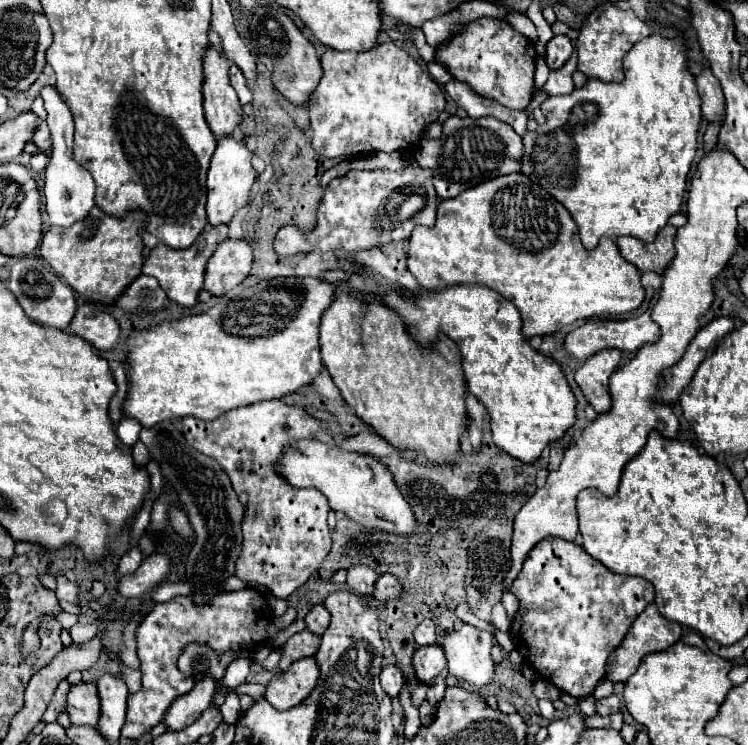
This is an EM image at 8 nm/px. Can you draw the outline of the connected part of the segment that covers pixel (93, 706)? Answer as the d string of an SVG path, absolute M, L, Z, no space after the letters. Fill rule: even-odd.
M78 683L72 685L66 695L66 711L74 725L90 725L96 727L96 719L100 717L100 699L94 683Z

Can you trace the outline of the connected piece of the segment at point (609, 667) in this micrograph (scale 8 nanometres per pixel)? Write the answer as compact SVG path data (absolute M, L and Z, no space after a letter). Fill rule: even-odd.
M652 603L648 605L638 617L636 621L632 623L628 635L624 637L624 641L614 649L614 653L608 657L608 663L606 663L606 679L612 681L612 683L624 683L632 671L636 671L636 667L640 665L640 659L648 653L654 653L654 651L664 651L668 649L670 645L674 645L678 639L682 637L682 627L678 623L672 623L668 619L664 619L658 611L658 607Z

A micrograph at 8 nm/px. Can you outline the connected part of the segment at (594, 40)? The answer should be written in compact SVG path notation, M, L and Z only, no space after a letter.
M600 3L584 21L580 35L578 35L578 71L582 71L590 79L610 81L610 83L622 83L624 81L624 69L622 59L624 55L634 47L634 43L642 41L644 37L652 35L652 29L636 17L634 11L616 9L612 3Z

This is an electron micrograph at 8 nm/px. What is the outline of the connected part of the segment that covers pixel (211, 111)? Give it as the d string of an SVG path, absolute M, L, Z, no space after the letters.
M208 47L204 55L204 115L216 139L232 135L244 117L228 79L228 67L226 57L218 49Z

